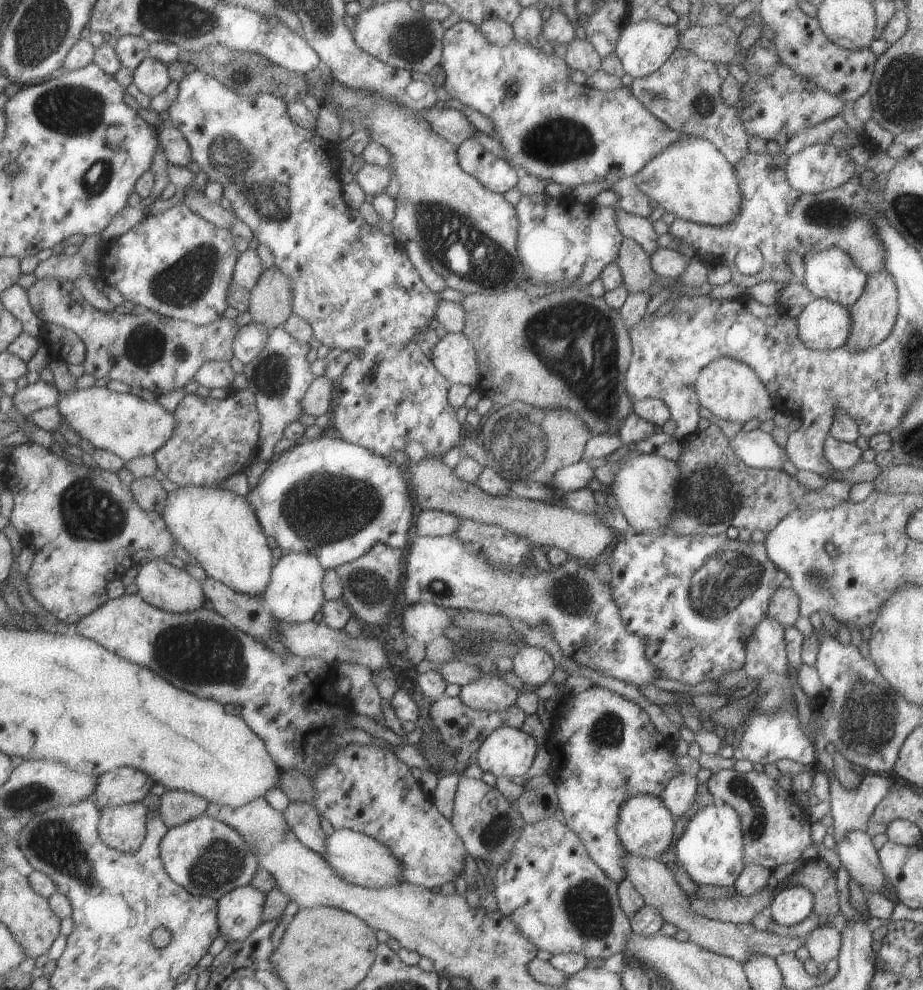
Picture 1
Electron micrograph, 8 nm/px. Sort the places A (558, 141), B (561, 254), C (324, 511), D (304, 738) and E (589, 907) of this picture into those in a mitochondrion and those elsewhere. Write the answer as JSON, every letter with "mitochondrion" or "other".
{"A":"mitochondrion","B":"other","C":"mitochondrion","D":"mitochondrion","E":"mitochondrion"}

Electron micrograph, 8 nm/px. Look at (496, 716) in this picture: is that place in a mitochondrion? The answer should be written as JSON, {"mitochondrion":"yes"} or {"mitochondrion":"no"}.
{"mitochondrion":"no"}

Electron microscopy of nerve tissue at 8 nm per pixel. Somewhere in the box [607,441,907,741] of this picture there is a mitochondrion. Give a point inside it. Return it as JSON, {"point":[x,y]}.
{"point":[724,584]}

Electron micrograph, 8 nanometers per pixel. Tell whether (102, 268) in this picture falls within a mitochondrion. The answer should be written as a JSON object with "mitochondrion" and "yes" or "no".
{"mitochondrion":"no"}

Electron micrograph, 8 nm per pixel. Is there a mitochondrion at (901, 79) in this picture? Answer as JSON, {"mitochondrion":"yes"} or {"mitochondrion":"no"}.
{"mitochondrion":"yes"}

